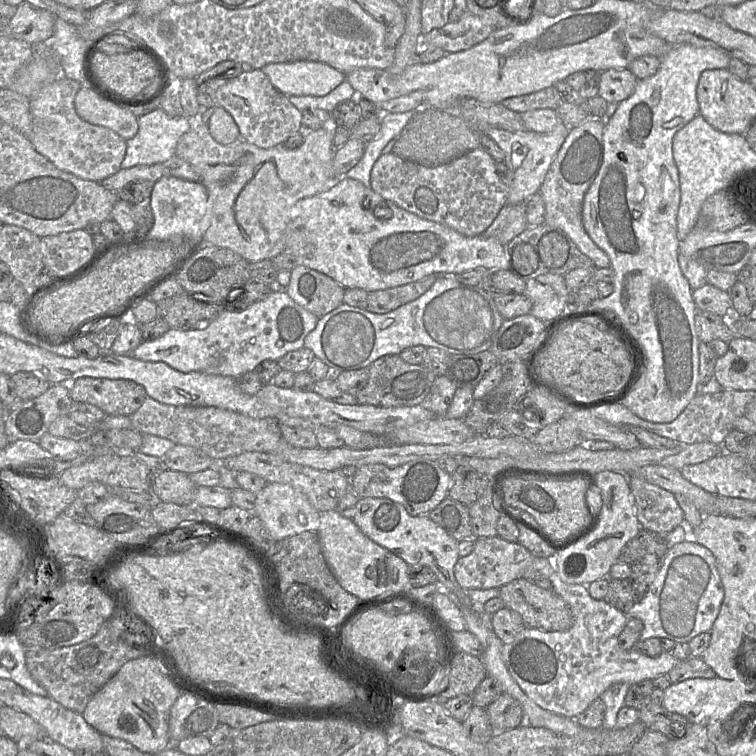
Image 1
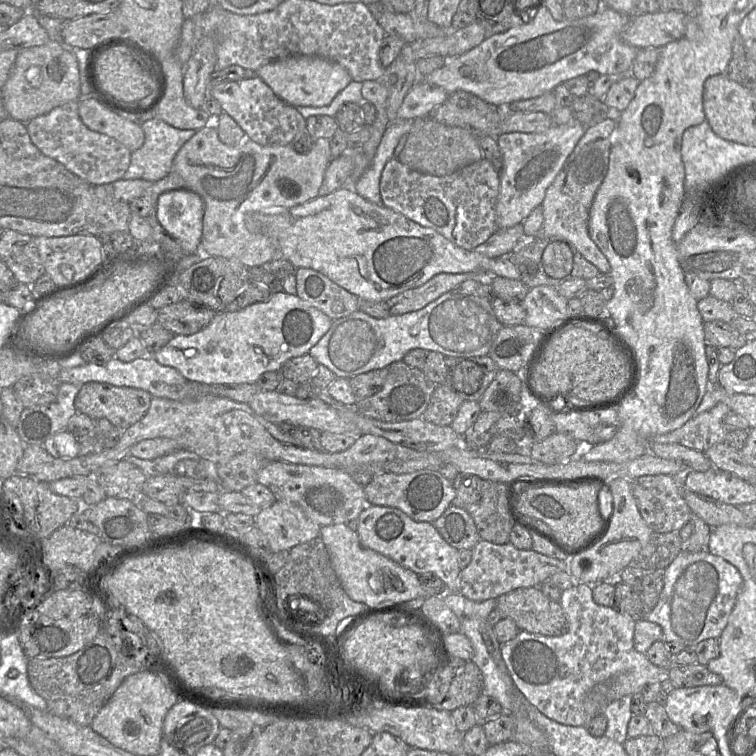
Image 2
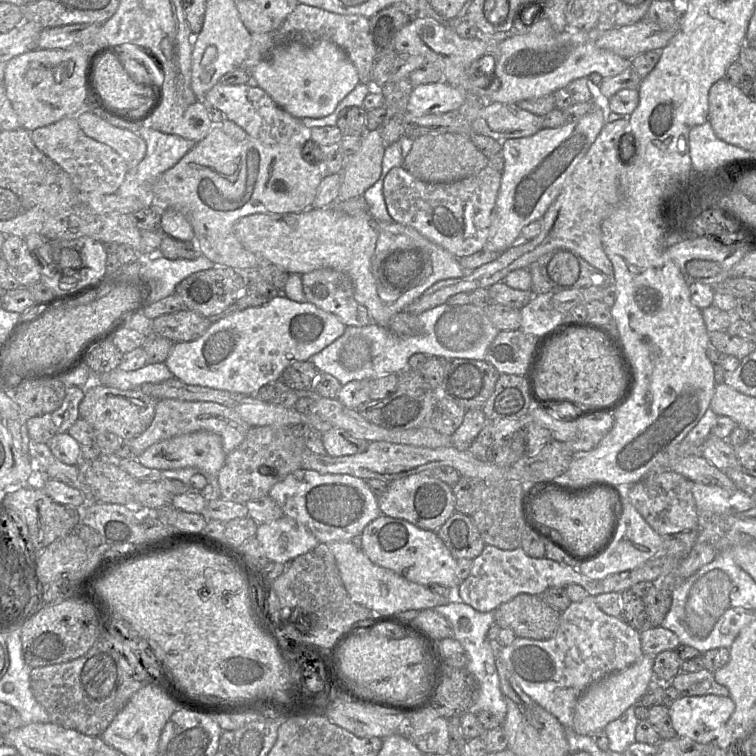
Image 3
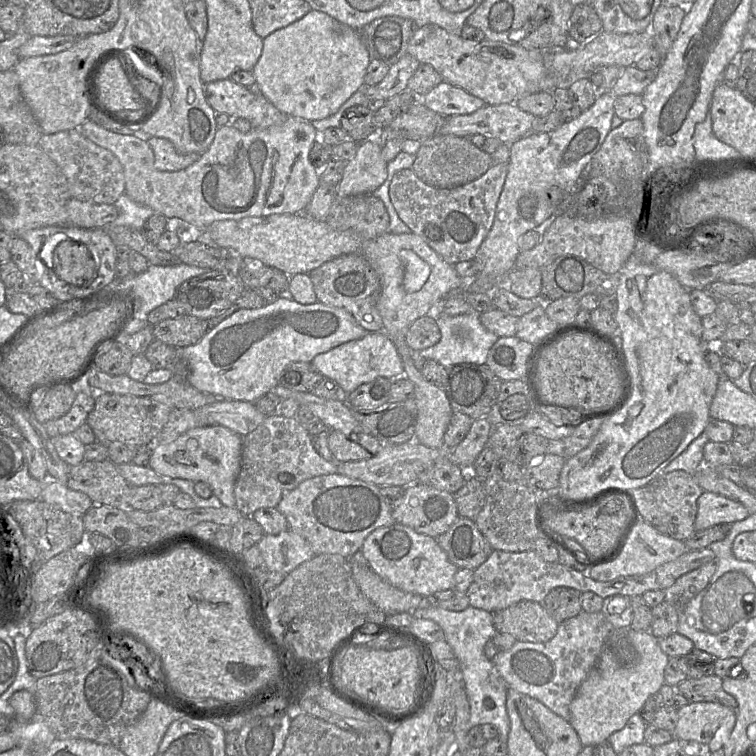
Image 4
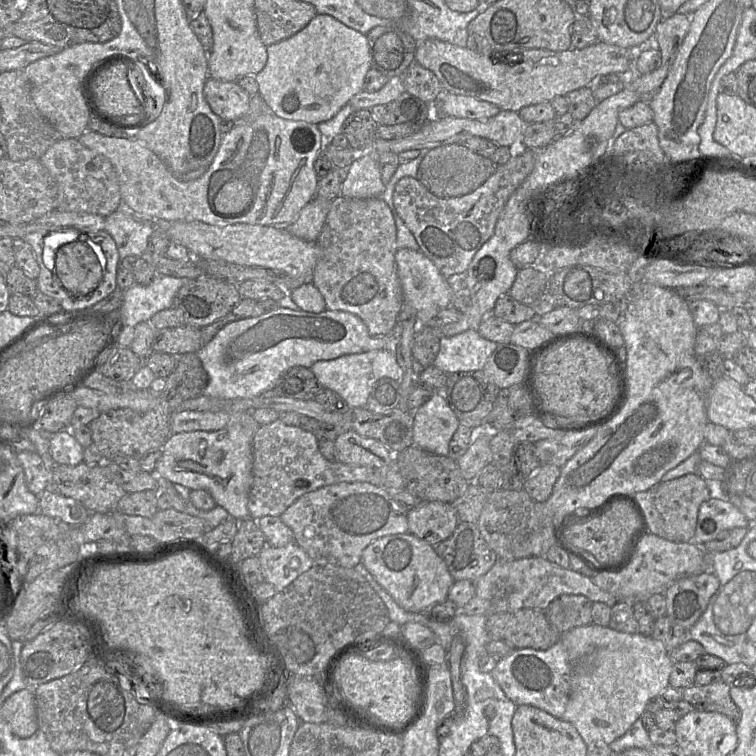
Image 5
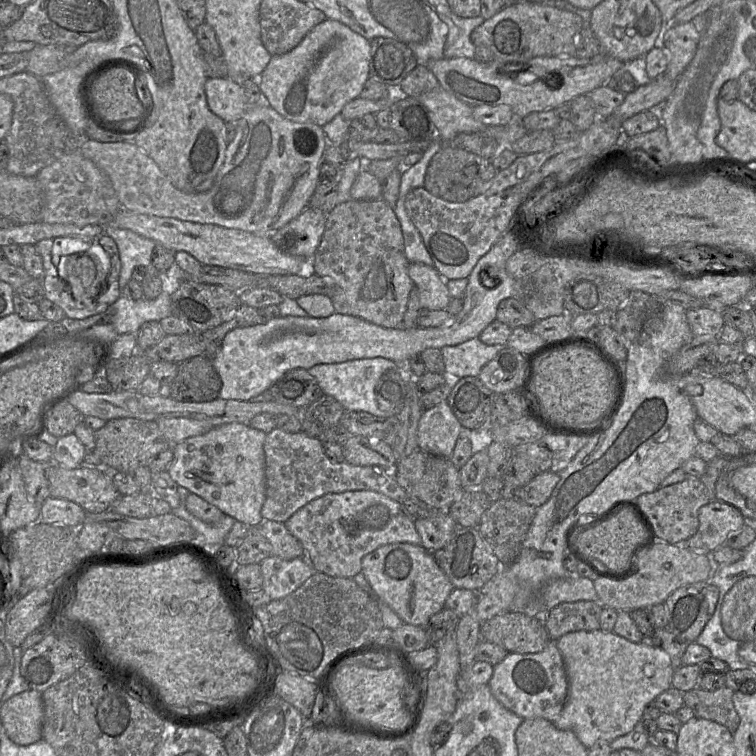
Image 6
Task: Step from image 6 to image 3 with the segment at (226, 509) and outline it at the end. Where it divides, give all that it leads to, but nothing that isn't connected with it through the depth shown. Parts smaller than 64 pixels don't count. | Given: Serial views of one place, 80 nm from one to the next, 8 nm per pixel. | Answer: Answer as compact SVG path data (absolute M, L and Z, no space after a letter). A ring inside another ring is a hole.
M197 431L156 443L141 453L137 460L145 467L160 471L194 468L206 477L210 484L210 494L221 496L219 493L218 475L226 458L227 454L223 450L219 435L209 431Z

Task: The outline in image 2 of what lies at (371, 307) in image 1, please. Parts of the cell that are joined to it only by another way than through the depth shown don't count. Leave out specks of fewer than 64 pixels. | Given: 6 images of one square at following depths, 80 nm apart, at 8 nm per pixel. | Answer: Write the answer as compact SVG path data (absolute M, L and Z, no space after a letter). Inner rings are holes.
M440 273L420 287L407 290L386 301L391 316L414 312L424 308L444 293L458 288L464 281L484 281L486 273Z

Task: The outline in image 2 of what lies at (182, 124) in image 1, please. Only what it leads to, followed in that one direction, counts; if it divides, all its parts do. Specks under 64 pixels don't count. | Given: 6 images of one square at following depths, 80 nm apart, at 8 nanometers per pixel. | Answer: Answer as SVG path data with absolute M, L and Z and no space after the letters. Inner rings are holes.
M158 117L141 124L145 141L141 148L131 152L131 162L123 179L142 179L156 182L171 171L172 162L180 148L195 134L194 130L183 130L170 126Z

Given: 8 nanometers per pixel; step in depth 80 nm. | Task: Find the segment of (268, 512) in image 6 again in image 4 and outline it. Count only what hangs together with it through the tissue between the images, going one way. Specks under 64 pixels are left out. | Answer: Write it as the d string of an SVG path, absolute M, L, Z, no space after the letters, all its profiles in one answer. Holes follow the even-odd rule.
M281 414L267 416L252 432L243 437L241 469L234 487L236 508L245 516L260 508L276 508L283 495L295 489L301 482L329 474L337 474L335 463L322 458L312 444L312 436L295 418Z

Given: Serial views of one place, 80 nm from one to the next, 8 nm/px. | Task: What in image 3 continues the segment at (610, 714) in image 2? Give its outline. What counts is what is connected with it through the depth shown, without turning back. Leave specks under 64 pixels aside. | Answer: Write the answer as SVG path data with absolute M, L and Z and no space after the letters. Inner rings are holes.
M634 706L629 707L618 719L610 722L604 729L609 740L609 750L622 754L636 742L635 732L638 723Z

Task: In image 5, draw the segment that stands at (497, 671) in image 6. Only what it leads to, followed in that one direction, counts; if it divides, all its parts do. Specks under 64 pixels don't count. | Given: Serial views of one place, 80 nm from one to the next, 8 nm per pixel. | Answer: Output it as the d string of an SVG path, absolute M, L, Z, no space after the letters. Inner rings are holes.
M560 641L547 650L514 650L497 662L491 674L515 705L534 706L556 718L565 713L571 693L571 663Z

